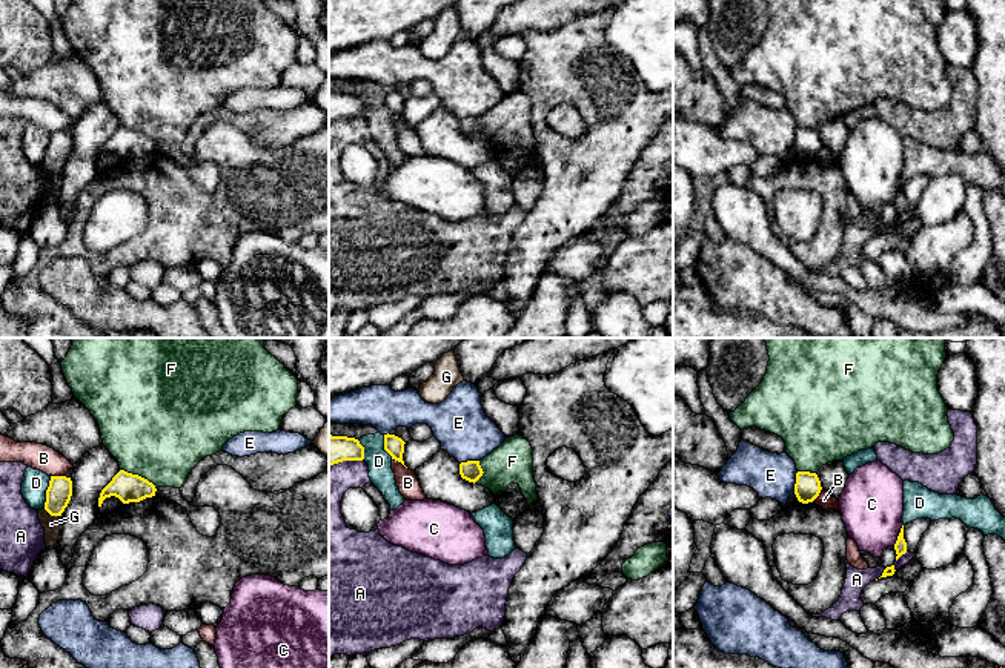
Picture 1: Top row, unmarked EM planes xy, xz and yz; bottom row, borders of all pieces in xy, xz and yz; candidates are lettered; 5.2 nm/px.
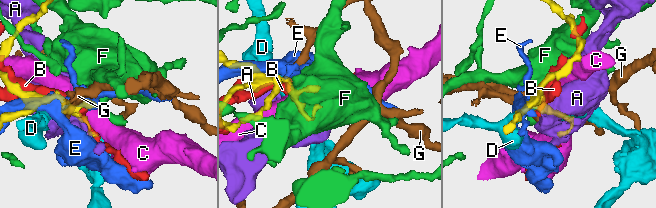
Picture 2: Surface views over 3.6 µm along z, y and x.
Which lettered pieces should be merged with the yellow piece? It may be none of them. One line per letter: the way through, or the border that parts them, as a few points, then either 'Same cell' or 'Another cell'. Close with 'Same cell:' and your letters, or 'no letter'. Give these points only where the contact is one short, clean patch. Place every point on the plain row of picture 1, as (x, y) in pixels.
A: Another cell
B: Another cell
C: Another cell
D: Another cell
E: Another cell
F: Boundary: xy (120, 125), (146, 134), (155, 145). Another cell
G: Another cell
Same cell: no letter

